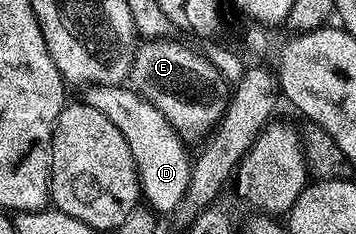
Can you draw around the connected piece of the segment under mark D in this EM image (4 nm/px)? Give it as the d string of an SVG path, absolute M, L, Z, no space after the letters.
M127 85L93 87L84 90L81 99L93 109L105 113L105 117L109 117L109 121L121 129L121 137L125 137L133 153L139 174L139 190L146 206L156 213L178 212L186 190L189 189L193 159L190 154L187 156L184 136L175 131L173 125L169 125L165 113L161 113L161 109L154 107L138 91Z

